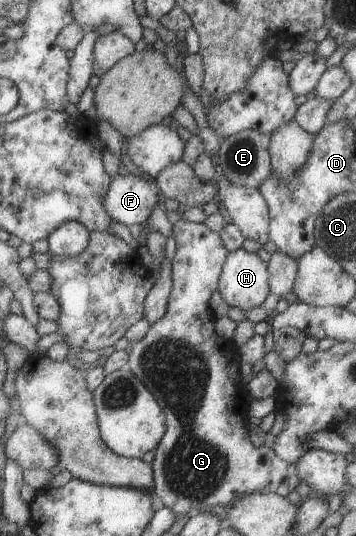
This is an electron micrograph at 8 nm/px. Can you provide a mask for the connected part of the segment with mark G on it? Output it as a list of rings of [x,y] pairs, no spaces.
[[[177,220],[172,223],[173,237],[177,243],[171,259],[171,291],[167,297],[165,313],[151,323],[139,341],[129,344],[128,369],[143,382],[165,415],[165,431],[155,448],[150,463],[153,491],[157,504],[170,509],[175,515],[189,509],[231,505],[239,497],[260,494],[277,494],[287,497],[300,483],[296,465],[279,459],[270,447],[254,447],[249,441],[246,422],[248,406],[252,401],[239,371],[240,355],[232,338],[222,338],[215,333],[215,317],[209,309],[209,297],[218,289],[218,279],[228,251],[223,247],[217,232],[205,223]]]

